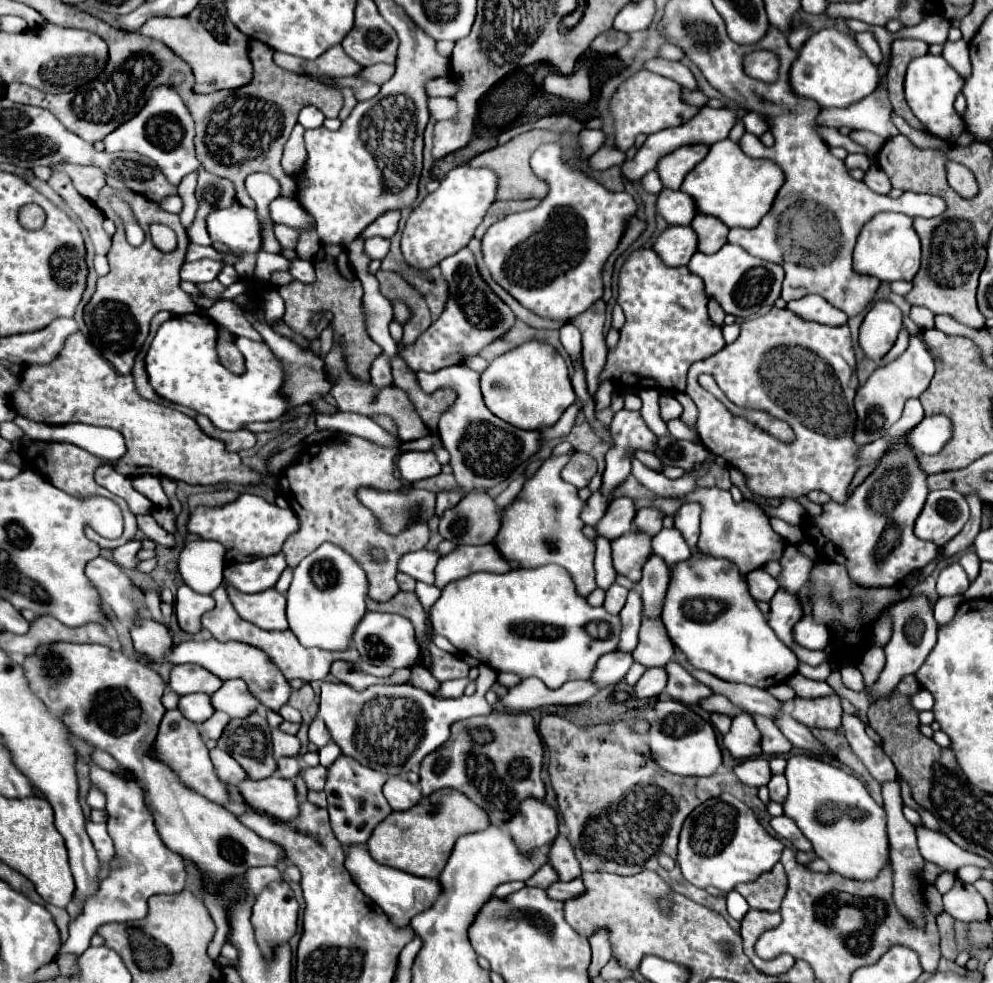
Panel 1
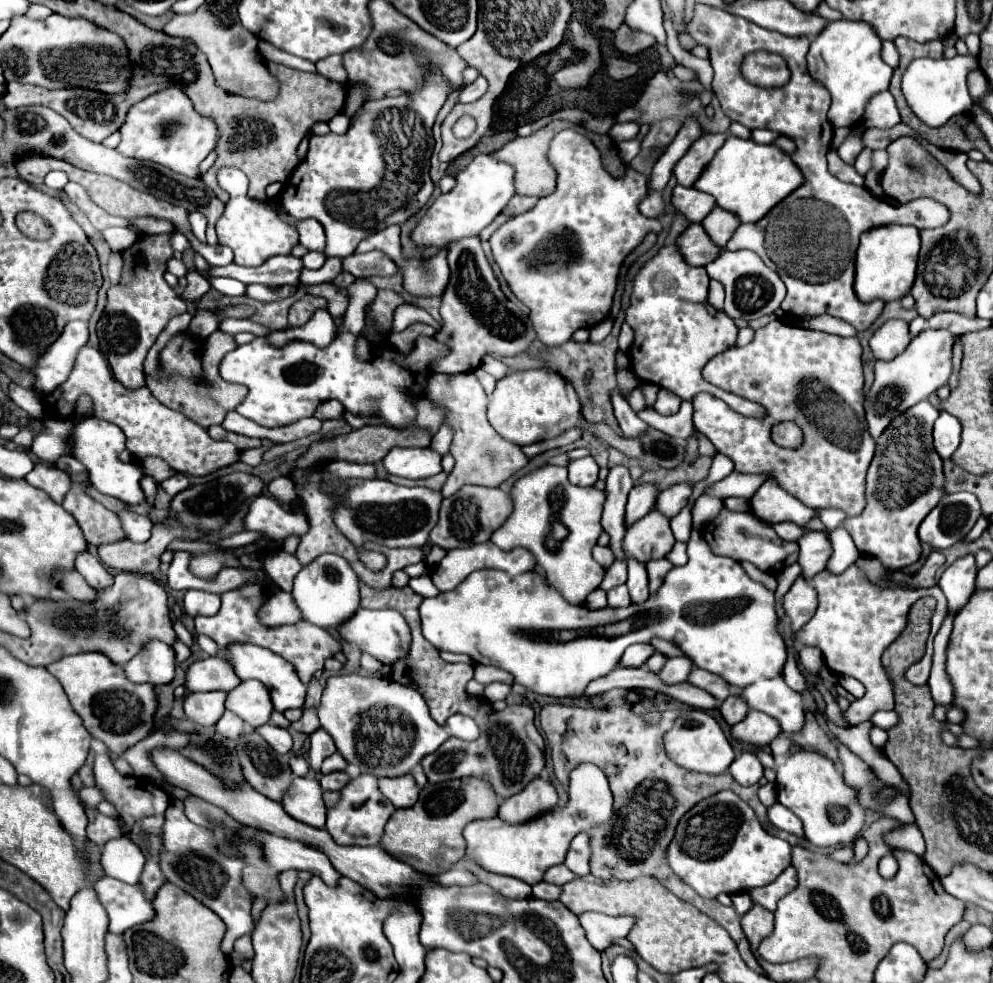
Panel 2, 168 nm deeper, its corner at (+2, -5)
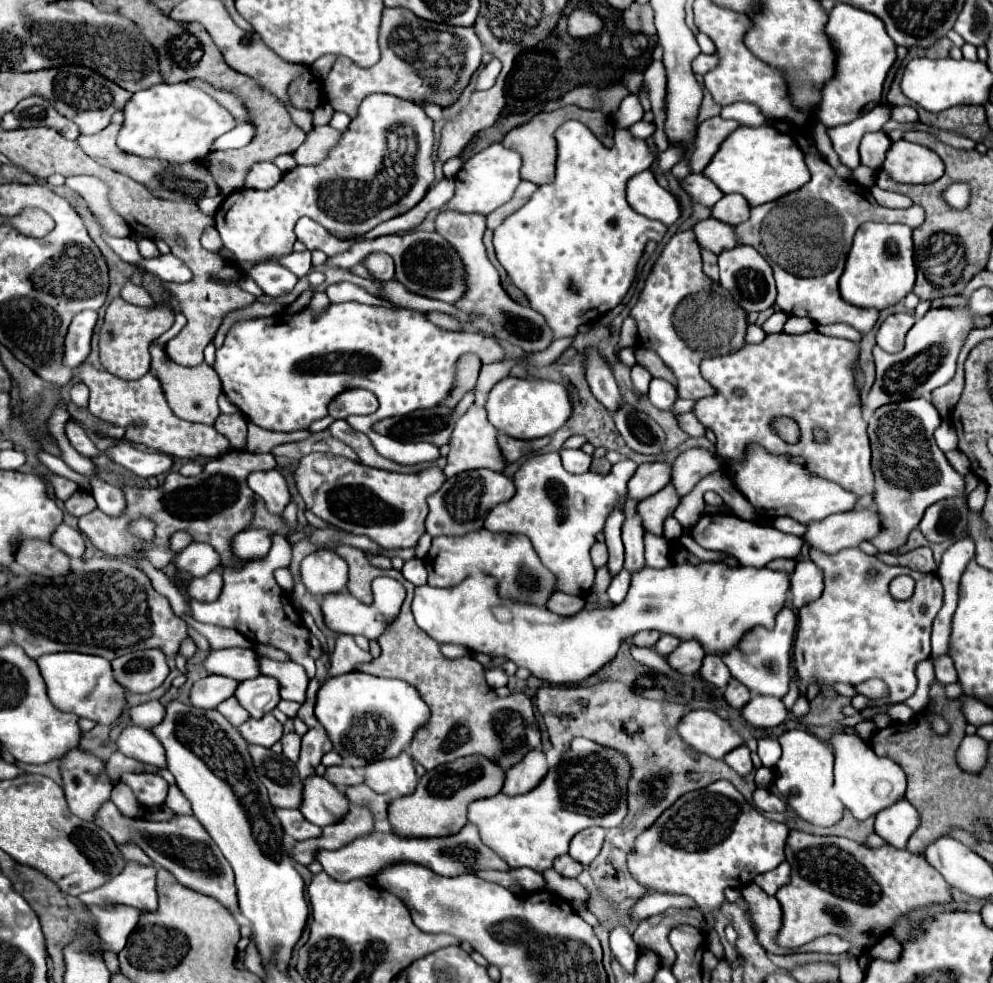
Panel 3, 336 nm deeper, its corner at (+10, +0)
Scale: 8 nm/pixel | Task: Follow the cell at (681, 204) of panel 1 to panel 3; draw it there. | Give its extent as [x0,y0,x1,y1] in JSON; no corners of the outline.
[680,173,724,207]

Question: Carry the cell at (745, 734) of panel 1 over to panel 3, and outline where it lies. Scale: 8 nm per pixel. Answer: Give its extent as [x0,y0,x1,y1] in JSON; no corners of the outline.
[742,695,788,727]

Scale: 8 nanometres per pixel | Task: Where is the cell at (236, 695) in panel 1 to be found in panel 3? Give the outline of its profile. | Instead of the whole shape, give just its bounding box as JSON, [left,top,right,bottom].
[236,677,280,719]

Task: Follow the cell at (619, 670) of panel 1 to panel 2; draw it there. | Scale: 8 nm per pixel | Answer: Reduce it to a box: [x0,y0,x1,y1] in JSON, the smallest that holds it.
[620,644,654,668]

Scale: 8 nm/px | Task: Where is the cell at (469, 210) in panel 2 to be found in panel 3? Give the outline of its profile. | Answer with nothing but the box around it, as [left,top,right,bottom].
[446,143,522,215]

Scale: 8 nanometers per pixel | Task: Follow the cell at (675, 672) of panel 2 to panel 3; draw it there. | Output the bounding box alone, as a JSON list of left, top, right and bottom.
[668,639,706,675]

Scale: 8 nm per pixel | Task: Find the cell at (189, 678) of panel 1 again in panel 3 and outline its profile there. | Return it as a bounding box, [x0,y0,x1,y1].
[204,647,260,681]

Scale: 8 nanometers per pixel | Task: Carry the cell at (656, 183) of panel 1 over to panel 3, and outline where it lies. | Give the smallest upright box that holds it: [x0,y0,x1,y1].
[628,169,680,225]

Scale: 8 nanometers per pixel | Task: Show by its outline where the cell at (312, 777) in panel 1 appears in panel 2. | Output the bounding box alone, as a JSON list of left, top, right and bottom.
[320,772,350,790]

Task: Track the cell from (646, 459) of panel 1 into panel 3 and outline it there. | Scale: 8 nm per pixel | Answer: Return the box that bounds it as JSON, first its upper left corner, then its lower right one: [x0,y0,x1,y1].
[486,377,572,439]

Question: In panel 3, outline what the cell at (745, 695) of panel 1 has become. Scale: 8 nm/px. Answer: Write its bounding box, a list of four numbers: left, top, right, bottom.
[644,533,672,569]

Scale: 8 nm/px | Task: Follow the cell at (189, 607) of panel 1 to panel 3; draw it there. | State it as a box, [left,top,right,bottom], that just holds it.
[188,567,222,603]

